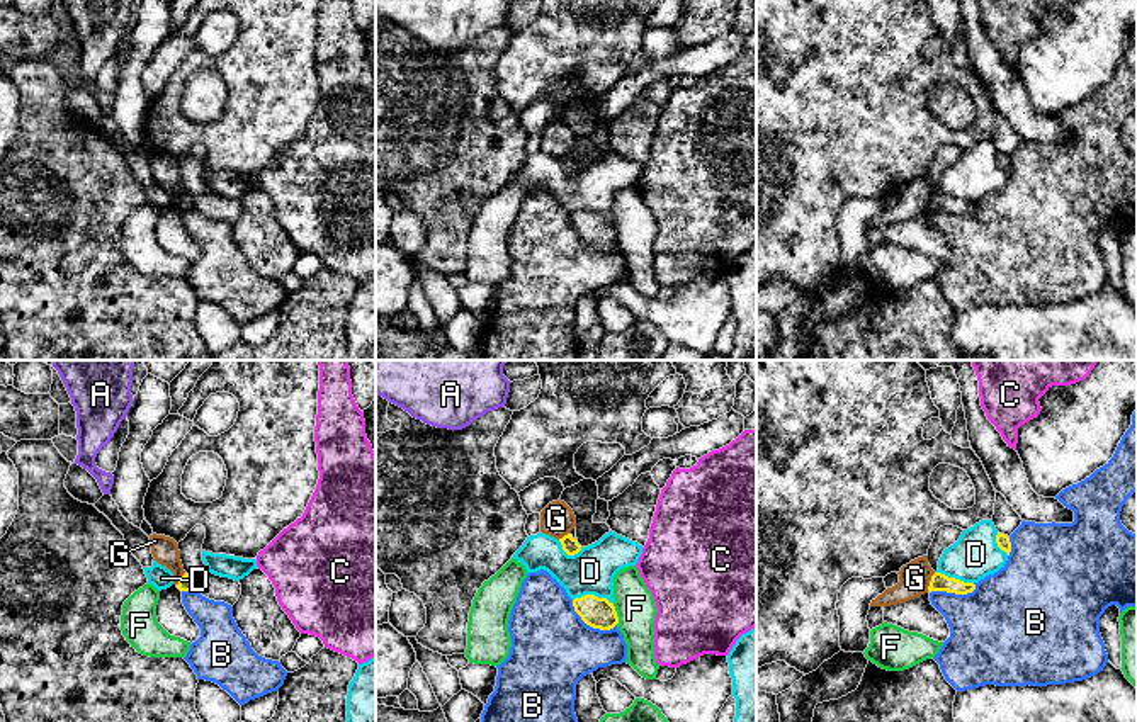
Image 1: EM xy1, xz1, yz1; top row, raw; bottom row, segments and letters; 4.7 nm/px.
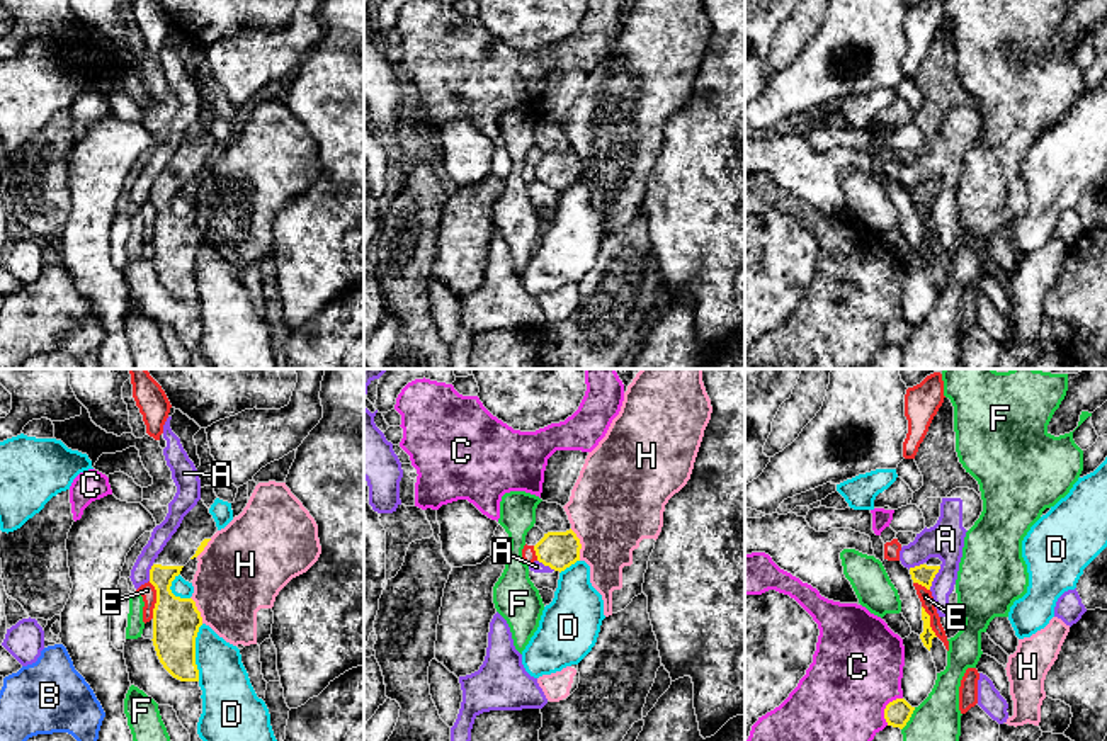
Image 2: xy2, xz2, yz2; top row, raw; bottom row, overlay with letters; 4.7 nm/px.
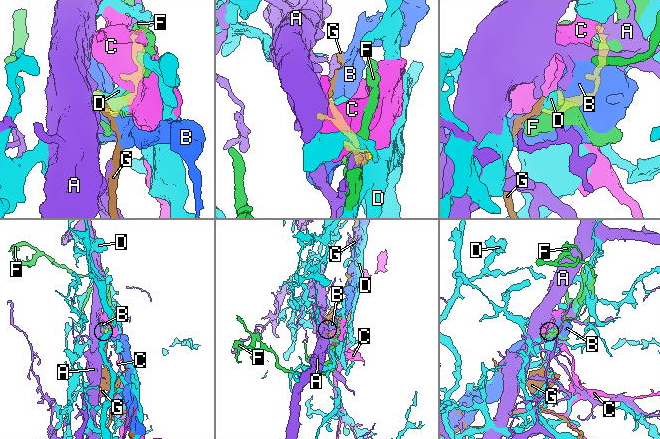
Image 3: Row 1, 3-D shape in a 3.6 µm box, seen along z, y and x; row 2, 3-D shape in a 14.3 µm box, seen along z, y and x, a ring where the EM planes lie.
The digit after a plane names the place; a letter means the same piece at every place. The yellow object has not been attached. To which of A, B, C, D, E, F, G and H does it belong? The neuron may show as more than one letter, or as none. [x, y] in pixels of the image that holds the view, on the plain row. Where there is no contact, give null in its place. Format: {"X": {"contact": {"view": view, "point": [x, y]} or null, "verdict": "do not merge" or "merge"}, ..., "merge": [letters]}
{"A": {"contact": {"view": "yz2", "point": [934, 196]}, "verdict": "do not merge"}, "B": {"contact": {"view": "xz1", "point": [590, 245]}, "verdict": "do not merge"}, "C": {"contact": {"view": "yz2", "point": [886, 327]}, "verdict": "do not merge"}, "D": {"contact": {"view": "xy2", "point": [194, 272]}, "verdict": "do not merge"}, "E": {"contact": {"view": "xy2", "point": [157, 220]}, "verdict": "do not merge"}, "F": {"contact": {"view": "yz2", "point": [908, 339]}, "verdict": "do not merge"}, "G": {"contact": {"view": "yz1", "point": [930, 201]}, "verdict": "do not merge"}, "H": {"contact": {"view": "xz2", "point": [580, 164]}, "verdict": "do not merge"}, "merge": []}

